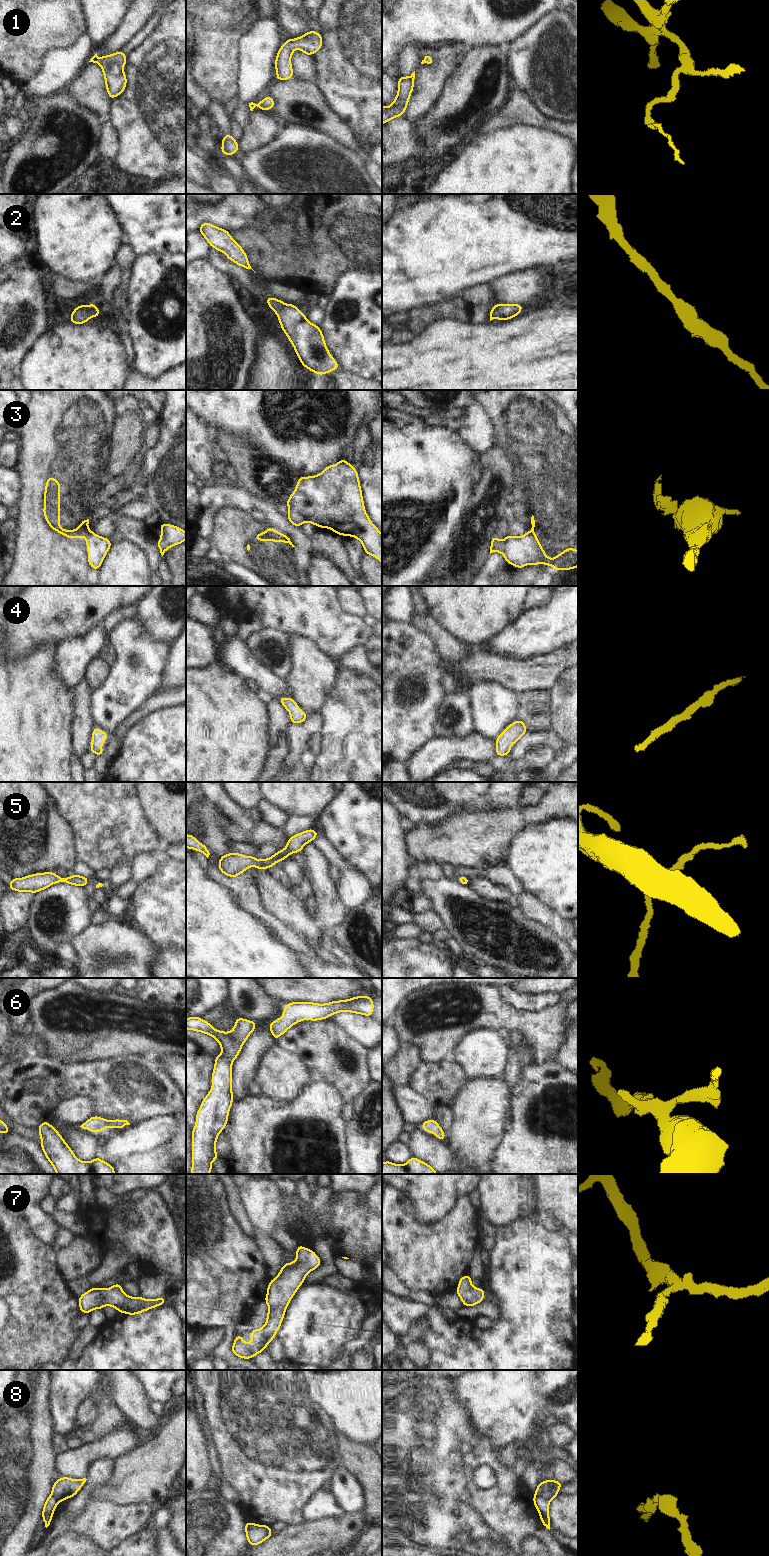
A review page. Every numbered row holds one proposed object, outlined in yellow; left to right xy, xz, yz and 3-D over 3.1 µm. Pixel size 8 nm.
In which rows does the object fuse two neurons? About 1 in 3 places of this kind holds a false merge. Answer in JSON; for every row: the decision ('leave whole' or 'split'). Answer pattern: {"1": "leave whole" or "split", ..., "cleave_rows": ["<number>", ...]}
{"1": "leave whole", "2": "leave whole", "3": "split", "4": "leave whole", "5": "leave whole", "6": "leave whole", "7": "leave whole", "8": "split", "cleave_rows": ["3", "8"]}

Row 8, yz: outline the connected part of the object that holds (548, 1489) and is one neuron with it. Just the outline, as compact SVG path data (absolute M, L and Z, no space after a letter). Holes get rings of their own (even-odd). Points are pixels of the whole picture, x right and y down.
M544 1480L539 1482L535 1495L539 1495L549 1501L559 1494L560 1487L564 1485L557 1480Z

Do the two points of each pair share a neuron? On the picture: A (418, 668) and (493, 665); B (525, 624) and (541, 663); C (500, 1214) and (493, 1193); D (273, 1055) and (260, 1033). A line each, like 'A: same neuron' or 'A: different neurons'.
A: different neurons
B: different neurons
C: same neuron
D: different neurons

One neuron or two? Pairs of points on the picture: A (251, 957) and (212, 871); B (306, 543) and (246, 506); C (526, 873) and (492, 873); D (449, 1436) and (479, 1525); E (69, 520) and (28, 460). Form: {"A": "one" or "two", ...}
{"A": "two", "B": "one", "C": "two", "D": "one", "E": "one"}

